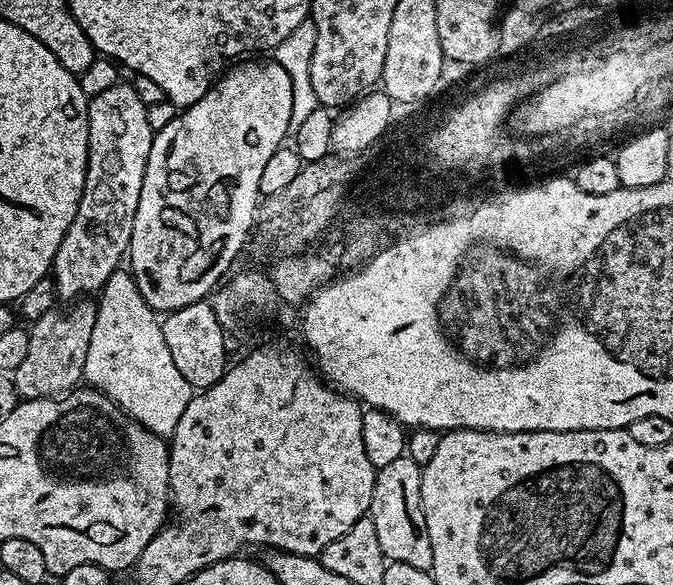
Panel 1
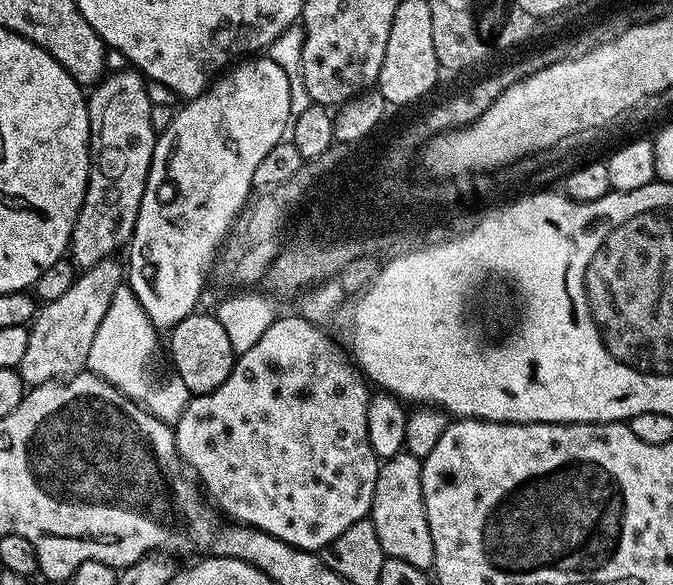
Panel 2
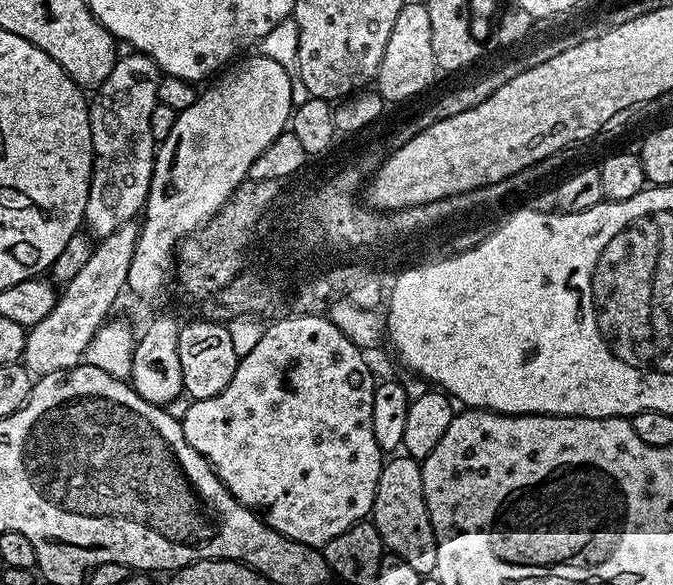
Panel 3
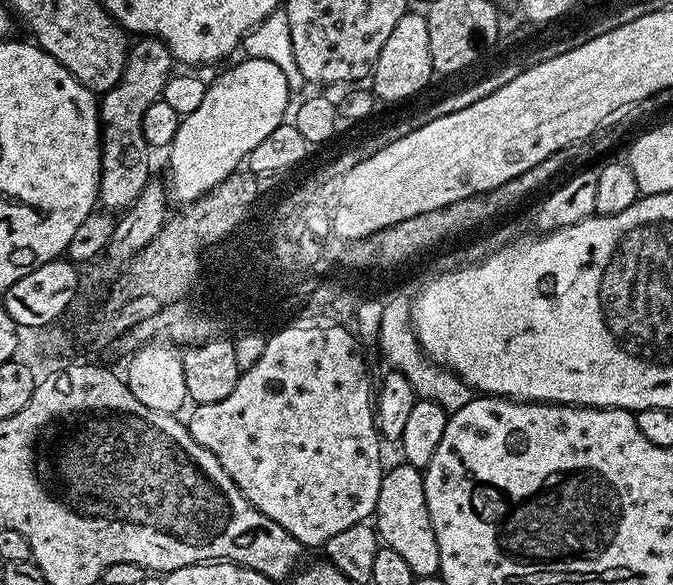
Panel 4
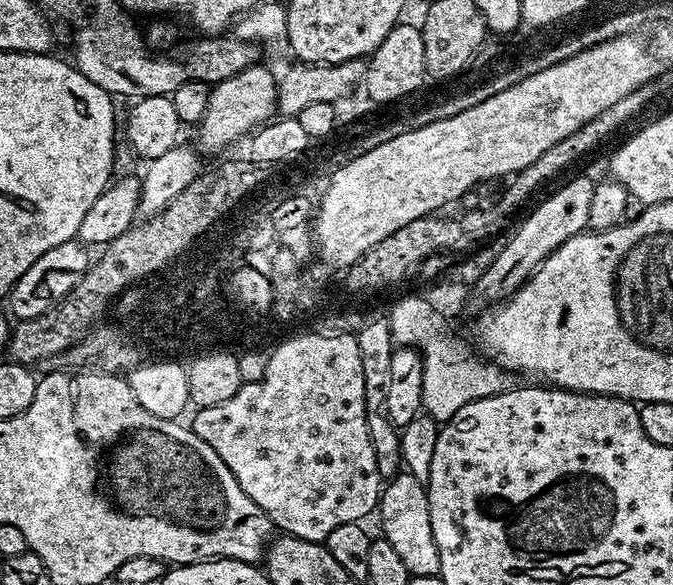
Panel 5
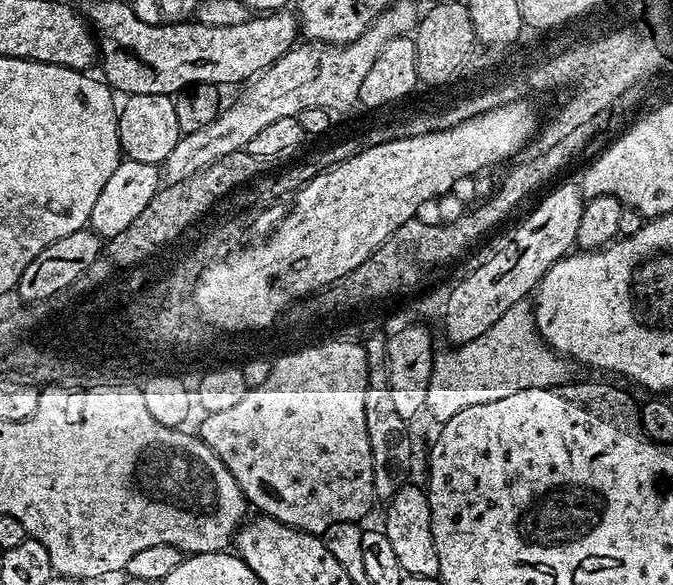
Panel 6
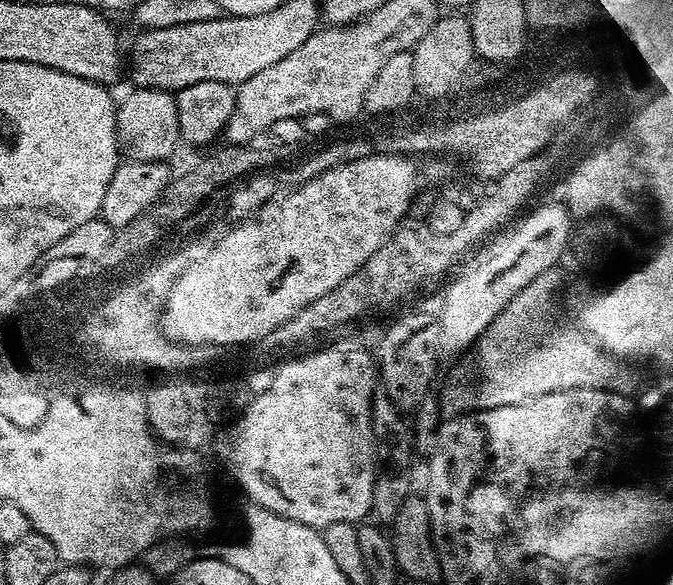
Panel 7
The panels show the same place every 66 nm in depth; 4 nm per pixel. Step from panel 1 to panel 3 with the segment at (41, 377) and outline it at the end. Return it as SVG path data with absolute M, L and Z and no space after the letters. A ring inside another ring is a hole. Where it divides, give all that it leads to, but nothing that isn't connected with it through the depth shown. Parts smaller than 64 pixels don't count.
M135 223L124 224L114 234L103 237L93 247L86 266L74 274L70 283L63 285L57 295L54 310L42 318L33 328L27 329L24 338L22 363L29 372L61 372L74 368L84 360L84 352L90 346L94 334L113 315L112 307L120 291L128 288L130 262L134 258L134 246L138 228Z

